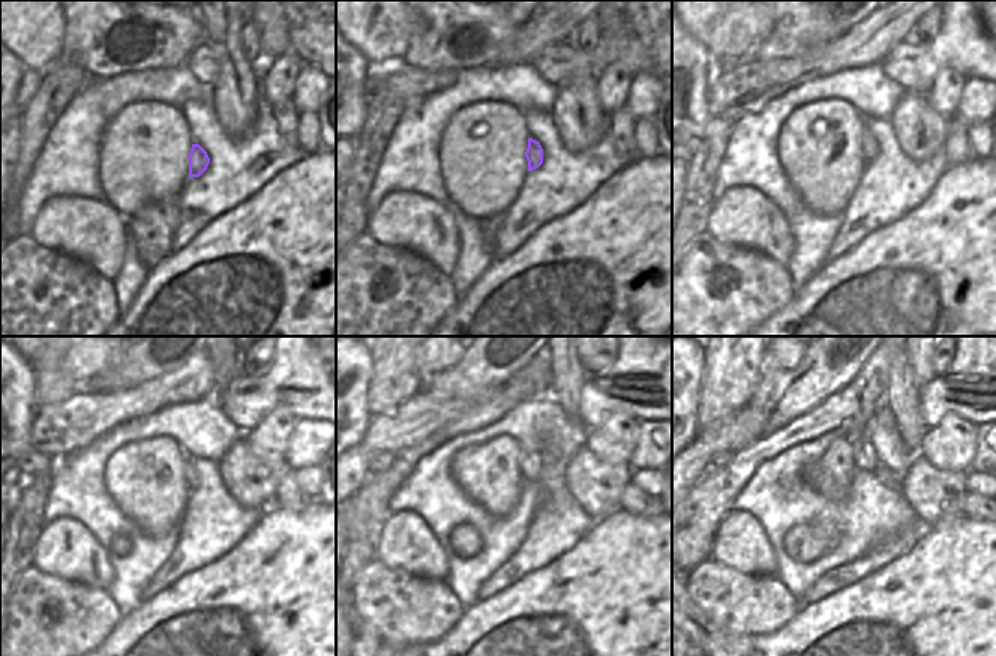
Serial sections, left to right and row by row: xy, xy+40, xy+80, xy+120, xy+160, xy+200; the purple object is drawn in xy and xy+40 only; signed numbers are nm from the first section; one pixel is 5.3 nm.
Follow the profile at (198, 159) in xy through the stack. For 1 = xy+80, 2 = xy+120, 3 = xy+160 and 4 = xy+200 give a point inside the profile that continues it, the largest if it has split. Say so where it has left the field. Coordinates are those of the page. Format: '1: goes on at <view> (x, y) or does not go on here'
1: goes on at xy+80 (869, 146)
2: goes on at xy+120 (192, 461)
3: goes on at xy+160 (530, 461)
4: goes on at xy+200 (864, 452)

